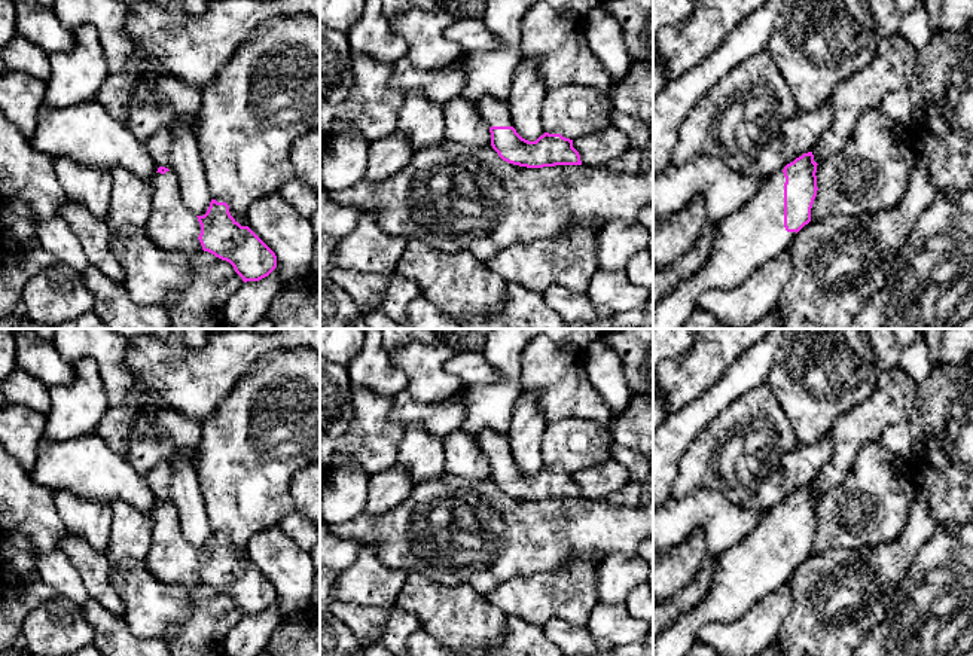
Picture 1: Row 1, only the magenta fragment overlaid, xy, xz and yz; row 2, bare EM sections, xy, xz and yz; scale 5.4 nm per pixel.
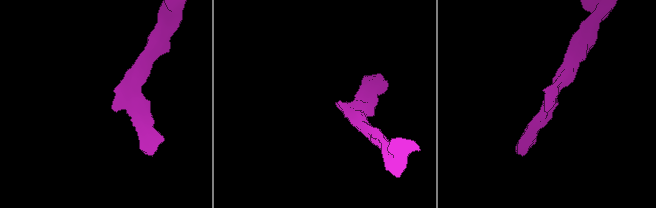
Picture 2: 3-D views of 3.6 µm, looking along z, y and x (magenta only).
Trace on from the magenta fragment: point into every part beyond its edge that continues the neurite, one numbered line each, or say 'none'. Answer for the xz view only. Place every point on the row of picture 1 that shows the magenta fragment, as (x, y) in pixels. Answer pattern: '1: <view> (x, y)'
1: xz (496, 113)

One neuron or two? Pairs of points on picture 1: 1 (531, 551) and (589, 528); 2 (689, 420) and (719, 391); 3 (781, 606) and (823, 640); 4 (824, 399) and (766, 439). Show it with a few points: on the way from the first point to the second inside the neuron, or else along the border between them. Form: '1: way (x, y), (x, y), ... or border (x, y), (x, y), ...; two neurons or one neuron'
1: way (546, 536), (564, 528), (575, 528); one neuron
2: way (697, 414), (711, 399); one neuron
3: border (787, 583), (793, 597), (793, 606), (774, 640); two neurons
4: border (772, 393), (798, 442); two neurons

